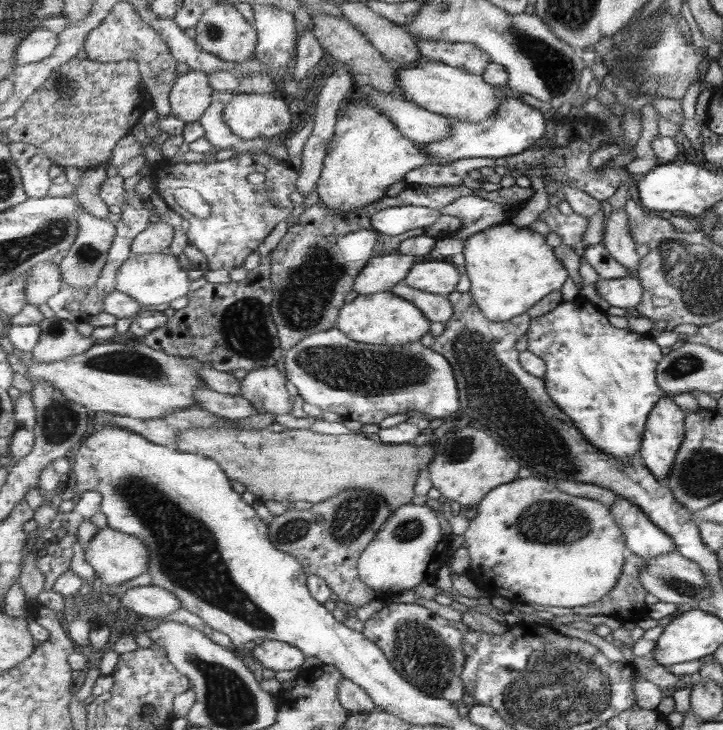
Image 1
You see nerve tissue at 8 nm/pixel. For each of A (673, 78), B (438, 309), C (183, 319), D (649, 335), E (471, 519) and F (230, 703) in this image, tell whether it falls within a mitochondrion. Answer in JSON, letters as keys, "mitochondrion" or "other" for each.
{"A":"mitochondrion","B":"other","C":"other","D":"other","E":"other","F":"mitochondrion"}

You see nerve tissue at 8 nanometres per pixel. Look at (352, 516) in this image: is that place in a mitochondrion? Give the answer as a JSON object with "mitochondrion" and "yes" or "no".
{"mitochondrion":"yes"}

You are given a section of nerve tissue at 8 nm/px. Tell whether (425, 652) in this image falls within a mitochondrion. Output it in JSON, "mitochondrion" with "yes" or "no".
{"mitochondrion":"yes"}

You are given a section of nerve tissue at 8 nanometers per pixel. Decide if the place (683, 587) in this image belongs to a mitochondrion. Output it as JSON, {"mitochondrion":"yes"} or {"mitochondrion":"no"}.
{"mitochondrion":"yes"}

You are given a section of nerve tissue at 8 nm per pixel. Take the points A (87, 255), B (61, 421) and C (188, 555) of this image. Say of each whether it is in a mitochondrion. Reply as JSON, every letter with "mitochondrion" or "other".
{"A":"mitochondrion","B":"mitochondrion","C":"mitochondrion"}

